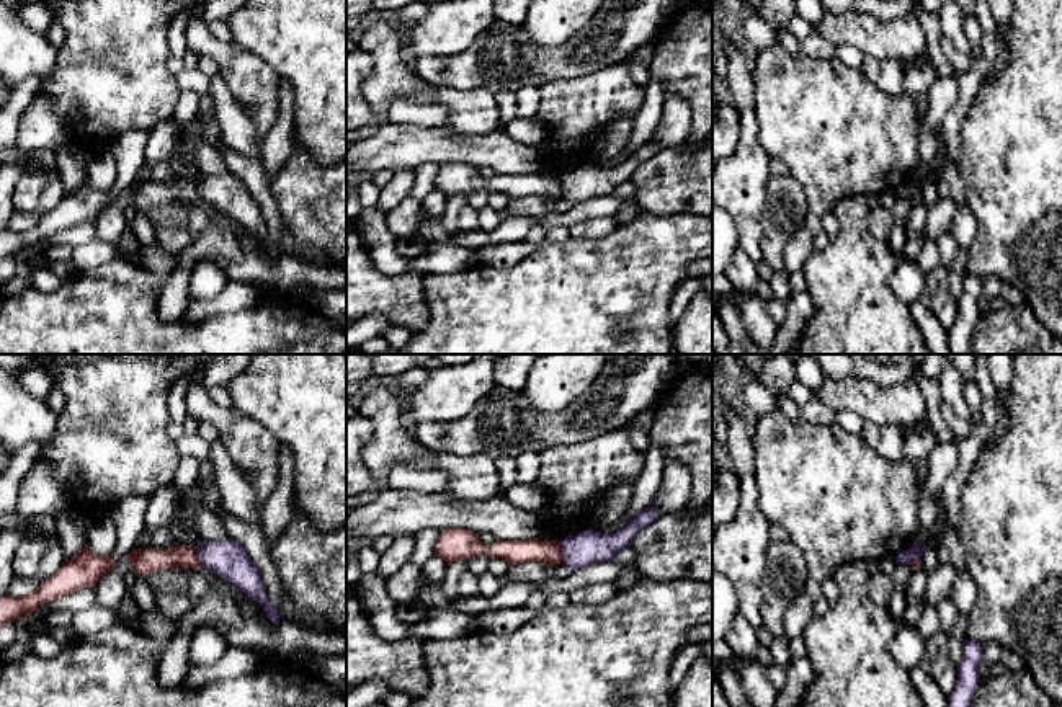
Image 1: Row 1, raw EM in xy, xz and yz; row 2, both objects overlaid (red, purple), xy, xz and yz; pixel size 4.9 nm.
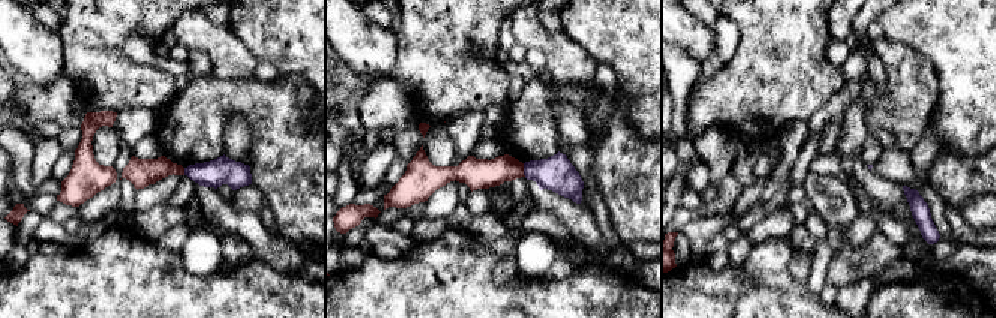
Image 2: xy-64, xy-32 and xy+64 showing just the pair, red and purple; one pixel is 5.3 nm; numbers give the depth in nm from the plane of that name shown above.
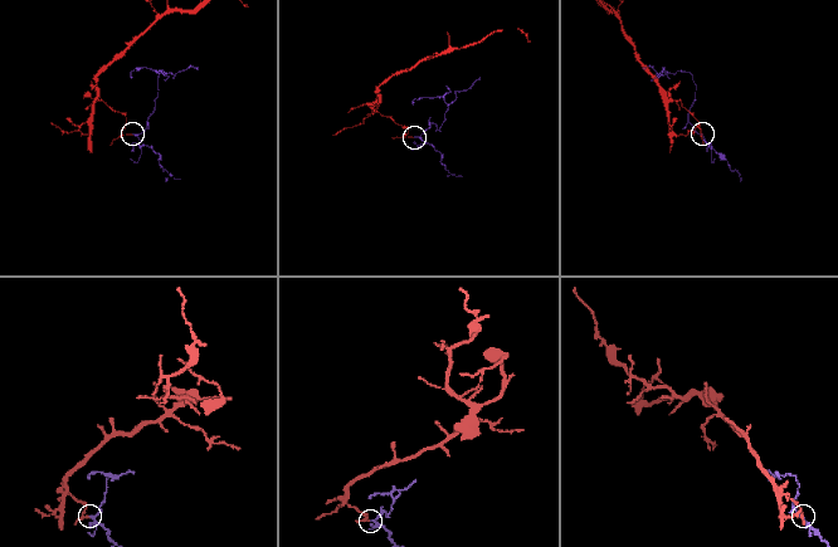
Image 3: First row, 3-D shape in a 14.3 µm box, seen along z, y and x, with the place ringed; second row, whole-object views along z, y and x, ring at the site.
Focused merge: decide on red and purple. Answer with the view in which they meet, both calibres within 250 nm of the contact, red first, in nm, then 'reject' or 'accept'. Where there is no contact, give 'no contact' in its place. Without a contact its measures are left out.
xz | 120/170 nm | reject

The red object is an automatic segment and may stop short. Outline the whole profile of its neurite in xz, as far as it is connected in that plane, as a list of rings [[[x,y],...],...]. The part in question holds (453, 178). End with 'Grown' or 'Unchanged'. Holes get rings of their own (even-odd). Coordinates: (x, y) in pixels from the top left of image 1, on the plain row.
[[[469,163],[440,165],[435,189],[441,191],[448,199],[480,189],[503,193],[510,199],[521,196],[542,196],[546,201],[564,198],[564,188],[557,175],[541,175],[539,171],[528,175],[495,175],[490,181],[485,181],[479,175],[479,168]]]. Unchanged

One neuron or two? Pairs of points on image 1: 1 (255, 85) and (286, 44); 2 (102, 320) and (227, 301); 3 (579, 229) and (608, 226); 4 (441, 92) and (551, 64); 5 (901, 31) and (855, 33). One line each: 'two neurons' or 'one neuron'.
1: two neurons
2: two neurons
3: one neuron
4: two neurons
5: one neuron

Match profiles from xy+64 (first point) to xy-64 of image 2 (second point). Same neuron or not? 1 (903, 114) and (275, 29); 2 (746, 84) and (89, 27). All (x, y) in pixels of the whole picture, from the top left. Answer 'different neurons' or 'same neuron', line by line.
1: different neurons
2: same neuron

